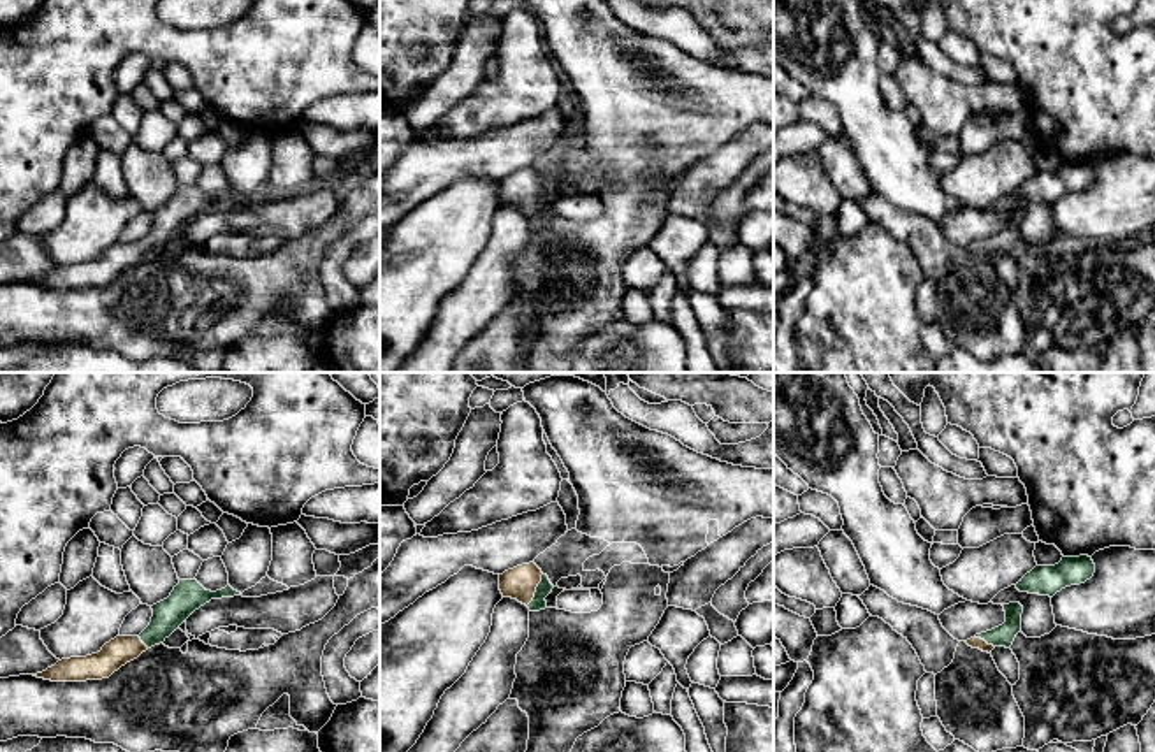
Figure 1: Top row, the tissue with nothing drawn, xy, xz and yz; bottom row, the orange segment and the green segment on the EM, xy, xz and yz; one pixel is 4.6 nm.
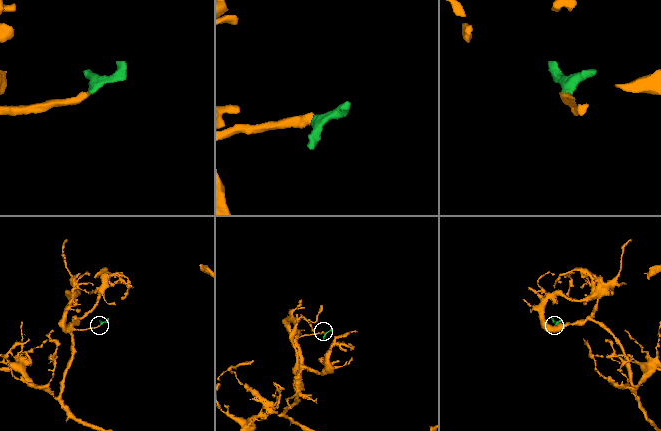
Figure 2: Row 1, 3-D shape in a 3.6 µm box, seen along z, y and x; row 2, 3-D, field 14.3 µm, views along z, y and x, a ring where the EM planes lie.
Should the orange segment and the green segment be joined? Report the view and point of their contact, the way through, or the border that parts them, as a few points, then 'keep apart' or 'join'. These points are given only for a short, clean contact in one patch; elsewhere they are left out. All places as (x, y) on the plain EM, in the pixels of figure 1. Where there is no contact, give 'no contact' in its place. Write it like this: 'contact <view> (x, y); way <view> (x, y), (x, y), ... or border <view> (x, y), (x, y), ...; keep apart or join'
contact xz (535, 195); way xz (521, 188), (535, 195), (544, 195); join

